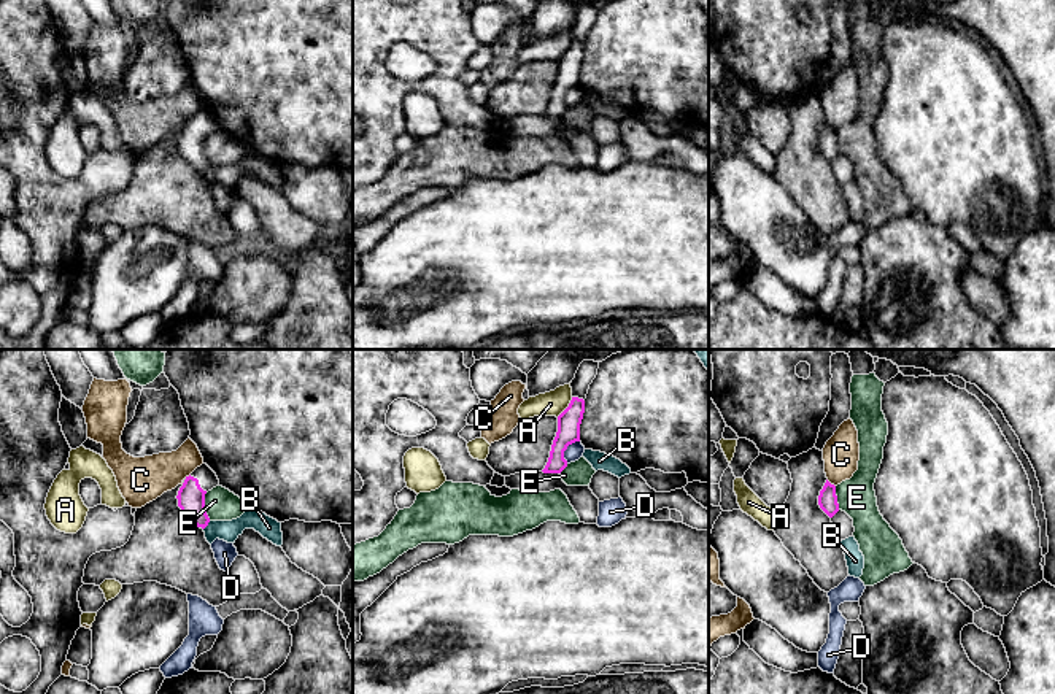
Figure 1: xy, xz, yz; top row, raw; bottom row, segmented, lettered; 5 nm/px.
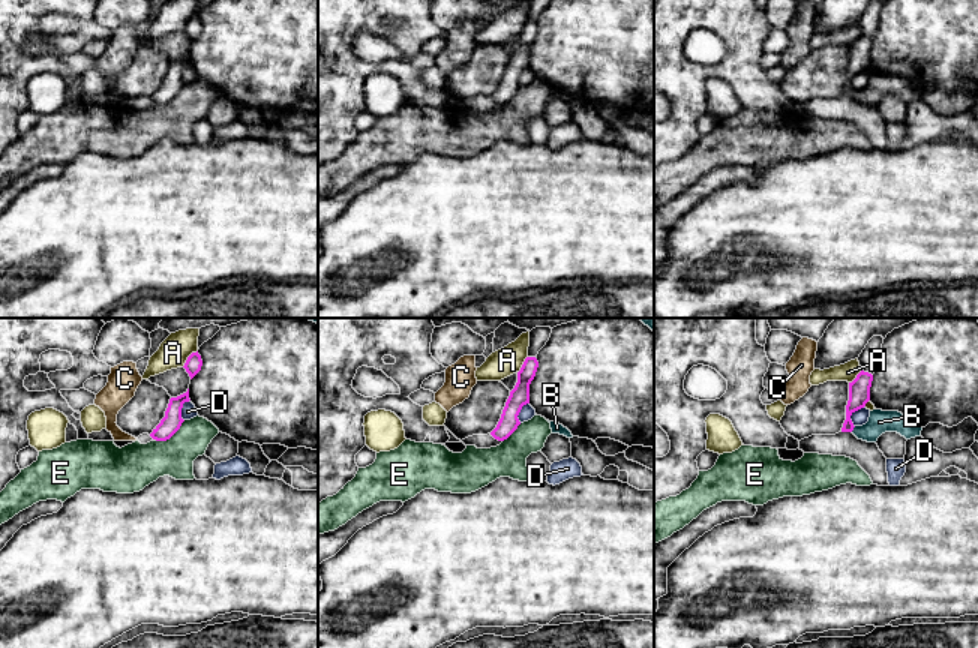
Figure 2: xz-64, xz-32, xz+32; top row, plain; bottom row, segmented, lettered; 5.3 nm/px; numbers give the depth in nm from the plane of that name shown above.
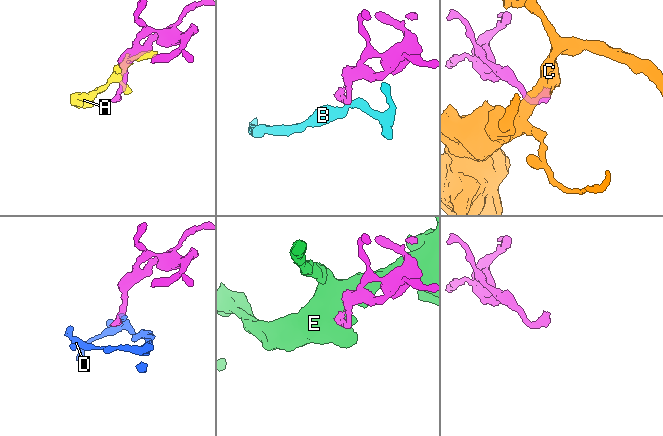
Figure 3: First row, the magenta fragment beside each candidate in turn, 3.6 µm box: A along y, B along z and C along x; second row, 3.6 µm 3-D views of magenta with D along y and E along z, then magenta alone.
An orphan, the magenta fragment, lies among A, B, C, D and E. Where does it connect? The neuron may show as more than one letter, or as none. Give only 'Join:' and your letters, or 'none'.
Join: none

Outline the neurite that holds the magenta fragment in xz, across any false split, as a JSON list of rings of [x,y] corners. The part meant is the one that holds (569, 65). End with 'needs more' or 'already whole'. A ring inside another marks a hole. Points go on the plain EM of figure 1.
[[[572,41],[569,51],[558,60],[558,76],[545,113],[542,116],[520,116],[505,121],[505,130],[526,137],[561,133],[577,156],[580,167],[597,168],[599,143],[593,138],[589,130],[567,130],[559,119],[567,111],[564,95],[569,89],[580,86],[583,57],[585,44]]]; needs more

